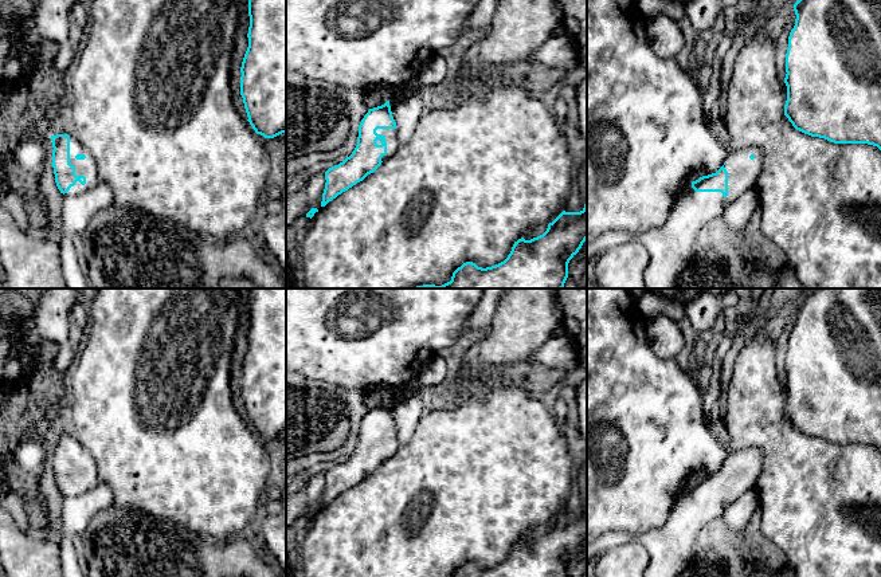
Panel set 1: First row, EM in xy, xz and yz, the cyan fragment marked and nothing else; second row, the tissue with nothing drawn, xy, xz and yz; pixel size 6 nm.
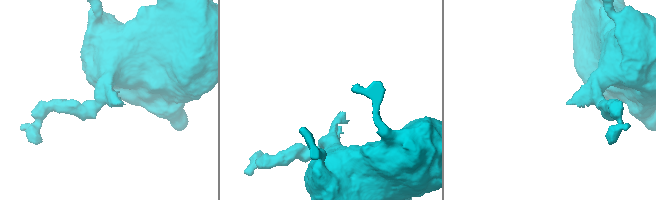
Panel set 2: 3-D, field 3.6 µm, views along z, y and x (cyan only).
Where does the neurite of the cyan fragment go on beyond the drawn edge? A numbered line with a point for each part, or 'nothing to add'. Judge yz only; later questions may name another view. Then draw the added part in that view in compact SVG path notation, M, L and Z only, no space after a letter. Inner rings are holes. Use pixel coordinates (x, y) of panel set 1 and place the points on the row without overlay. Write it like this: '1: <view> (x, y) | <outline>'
nothing to add

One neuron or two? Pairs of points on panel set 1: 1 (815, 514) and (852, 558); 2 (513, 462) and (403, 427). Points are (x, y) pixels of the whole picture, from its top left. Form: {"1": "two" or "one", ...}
{"1": "one", "2": "two"}

